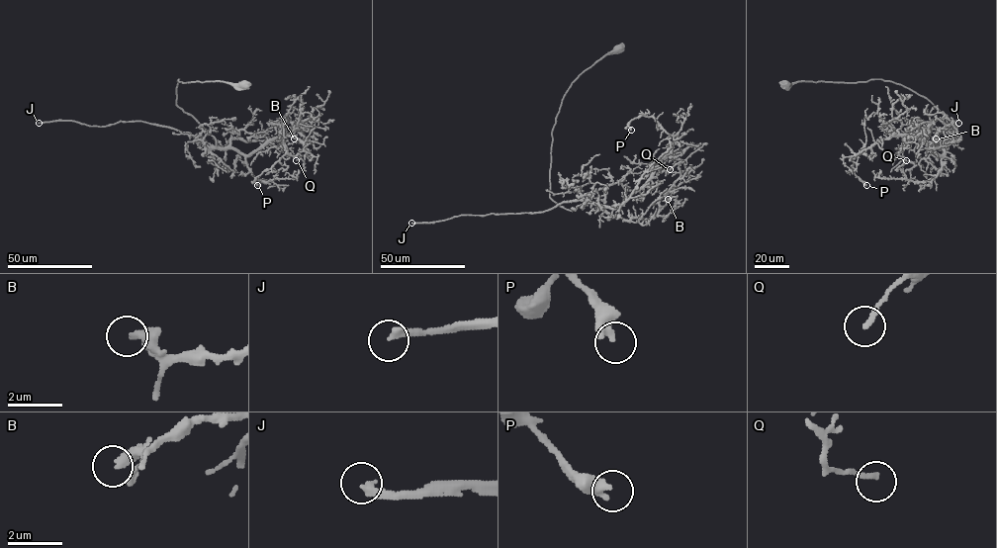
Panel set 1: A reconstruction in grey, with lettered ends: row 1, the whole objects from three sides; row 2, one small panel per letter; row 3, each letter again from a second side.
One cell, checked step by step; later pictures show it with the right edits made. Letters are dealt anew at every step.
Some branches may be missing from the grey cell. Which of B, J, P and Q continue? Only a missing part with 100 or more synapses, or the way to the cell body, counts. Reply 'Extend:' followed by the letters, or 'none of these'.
Extend: J

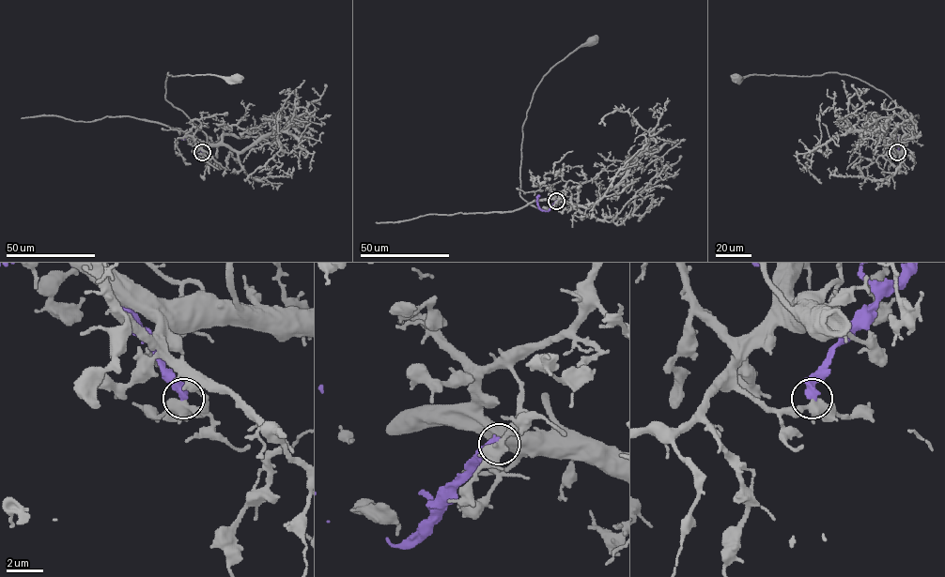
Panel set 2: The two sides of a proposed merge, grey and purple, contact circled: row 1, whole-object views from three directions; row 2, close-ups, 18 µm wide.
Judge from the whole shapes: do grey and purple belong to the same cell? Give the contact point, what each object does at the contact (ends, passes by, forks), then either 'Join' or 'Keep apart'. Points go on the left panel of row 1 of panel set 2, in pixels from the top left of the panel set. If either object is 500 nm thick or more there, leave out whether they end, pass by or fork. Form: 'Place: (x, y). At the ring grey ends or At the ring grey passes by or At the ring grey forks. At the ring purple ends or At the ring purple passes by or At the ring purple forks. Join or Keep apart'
Place: (202, 152). At the ring grey passes by. At the ring purple ends. Keep apart

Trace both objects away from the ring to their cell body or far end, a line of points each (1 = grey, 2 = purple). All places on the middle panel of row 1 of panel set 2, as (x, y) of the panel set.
1: (556, 201), (557, 193), (554, 197), (562, 200), (537, 208), (519, 195), (523, 122), (543, 77), (590, 40)
2: (556, 201), (548, 210), (542, 210), (536, 201), (539, 195)

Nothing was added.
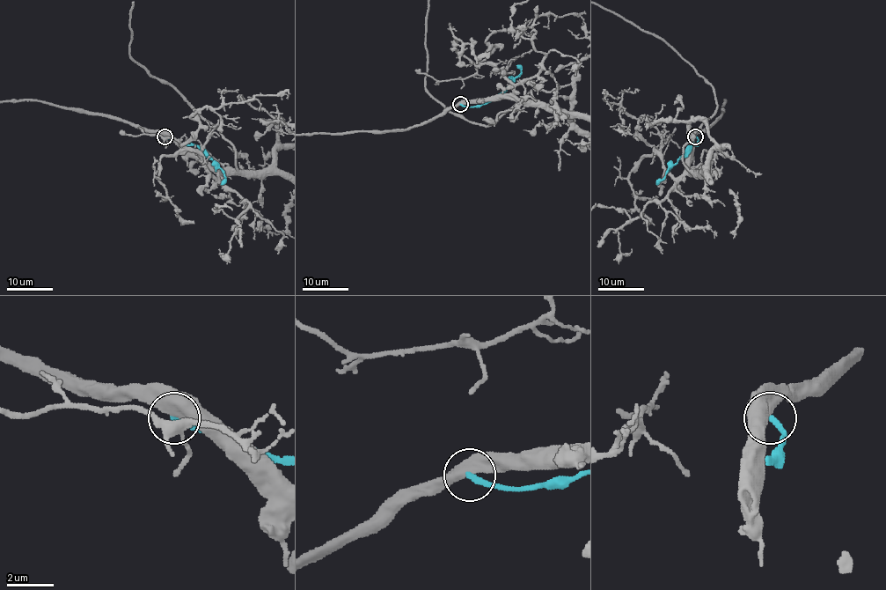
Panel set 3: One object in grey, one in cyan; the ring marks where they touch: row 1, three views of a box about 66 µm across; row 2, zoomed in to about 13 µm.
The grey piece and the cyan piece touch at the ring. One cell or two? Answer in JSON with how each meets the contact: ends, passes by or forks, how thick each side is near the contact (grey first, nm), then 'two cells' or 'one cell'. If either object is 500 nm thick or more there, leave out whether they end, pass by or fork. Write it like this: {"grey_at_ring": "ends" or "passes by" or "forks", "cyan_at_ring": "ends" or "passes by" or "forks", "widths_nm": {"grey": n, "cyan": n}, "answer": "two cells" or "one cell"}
{"widths_nm": {"grey": 500, "cyan": 240}, "answer": "two cells"}

